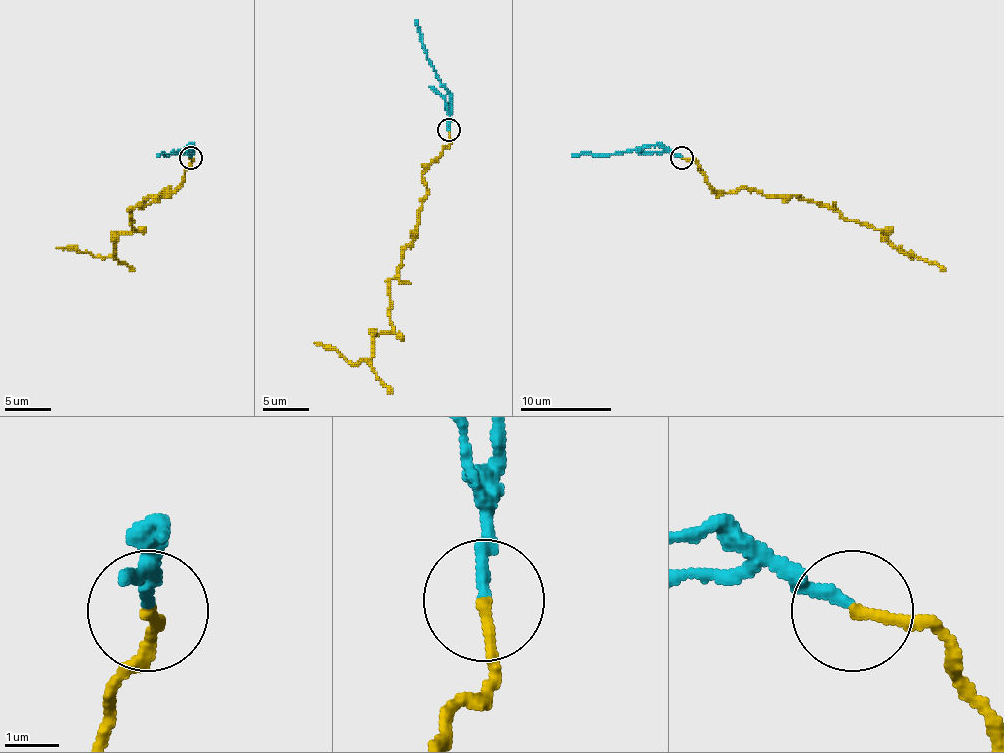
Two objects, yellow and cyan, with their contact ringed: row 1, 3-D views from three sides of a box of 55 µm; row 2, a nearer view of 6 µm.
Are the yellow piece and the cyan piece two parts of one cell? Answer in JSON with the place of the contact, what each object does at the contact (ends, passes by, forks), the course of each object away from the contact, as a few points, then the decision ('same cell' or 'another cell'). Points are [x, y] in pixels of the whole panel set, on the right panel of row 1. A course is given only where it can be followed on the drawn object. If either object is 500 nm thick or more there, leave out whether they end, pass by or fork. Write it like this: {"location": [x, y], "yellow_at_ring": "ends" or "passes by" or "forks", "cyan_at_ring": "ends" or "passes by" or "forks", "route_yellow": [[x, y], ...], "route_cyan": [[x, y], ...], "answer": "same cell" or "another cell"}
{"location": [681, 158], "yellow_at_ring": "ends", "cyan_at_ring": "ends", "route_yellow": [[682, 158], [696, 163], [716, 190], [748, 188], [828, 204], [844, 218], [881, 229], [915, 257], [895, 248]], "route_cyan": [[682, 156], [647, 145], [609, 154], [572, 156]], "answer": "another cell"}

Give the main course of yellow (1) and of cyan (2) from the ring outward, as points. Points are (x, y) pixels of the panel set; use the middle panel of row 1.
1: (449, 130), (422, 176), (417, 237), (390, 292), (392, 329), (374, 336), (369, 359), (351, 363), (314, 343)
2: (449, 130), (452, 95), (426, 57), (415, 20)

